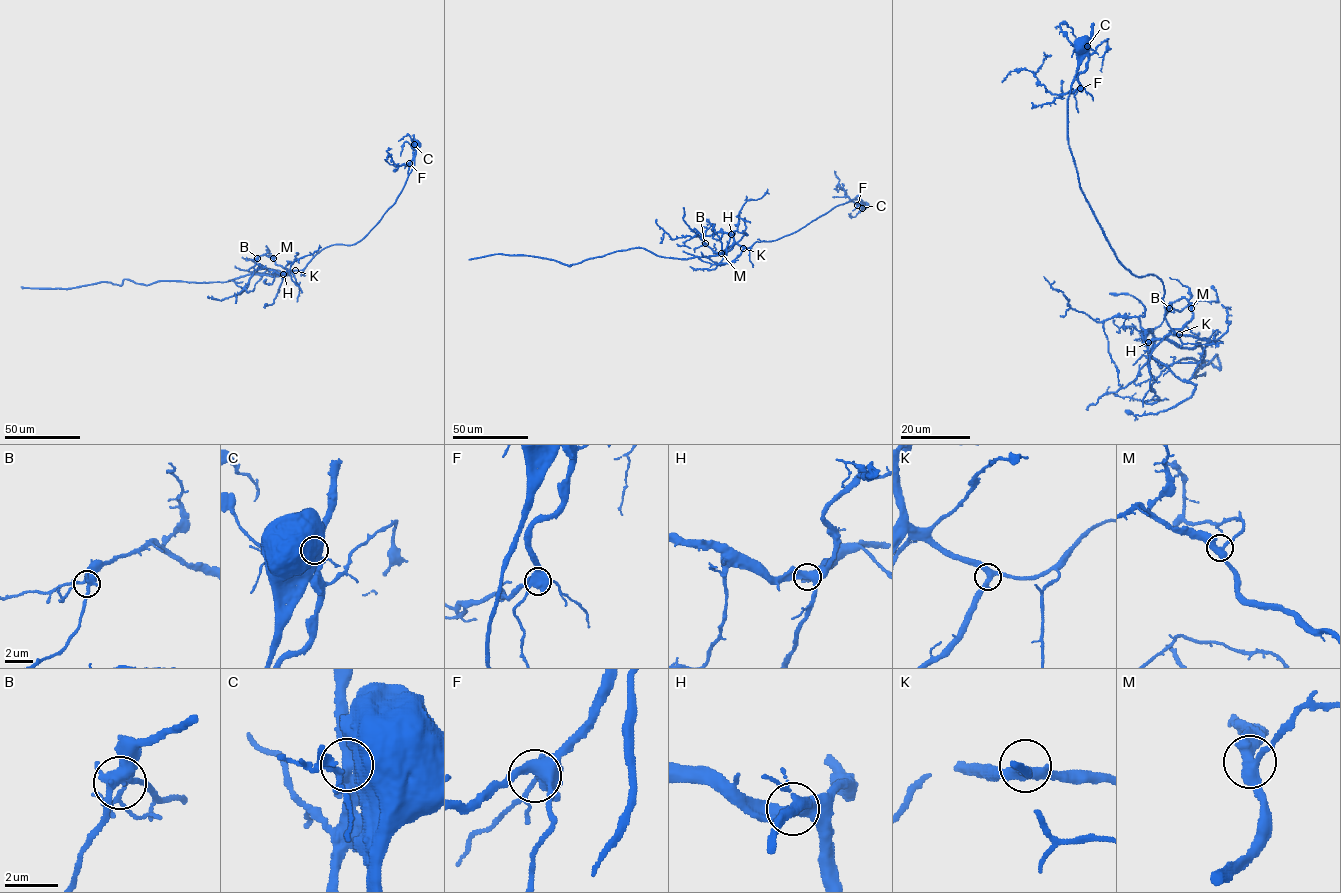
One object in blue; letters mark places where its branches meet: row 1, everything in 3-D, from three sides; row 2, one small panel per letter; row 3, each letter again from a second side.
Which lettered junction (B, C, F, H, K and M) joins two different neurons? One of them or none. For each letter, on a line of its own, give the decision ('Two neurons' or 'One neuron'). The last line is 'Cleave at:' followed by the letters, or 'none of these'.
B: One neuron
C: Two neurons
F: One neuron
H: One neuron
K: One neuron
M: One neuron
Cleave at: C

